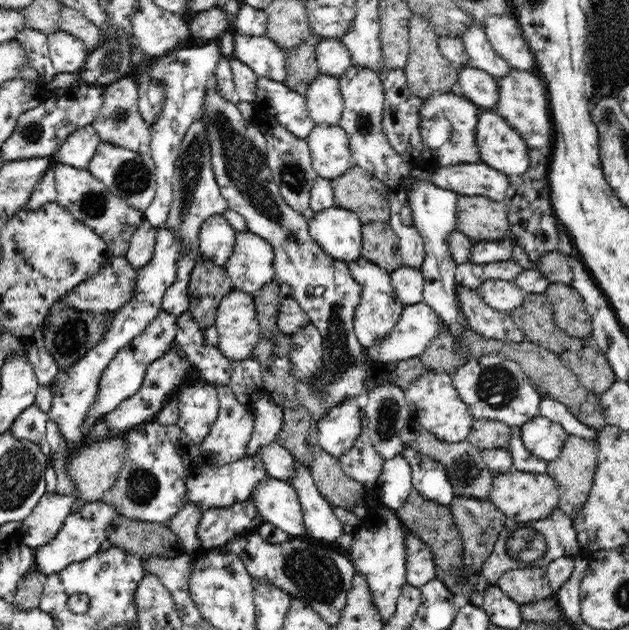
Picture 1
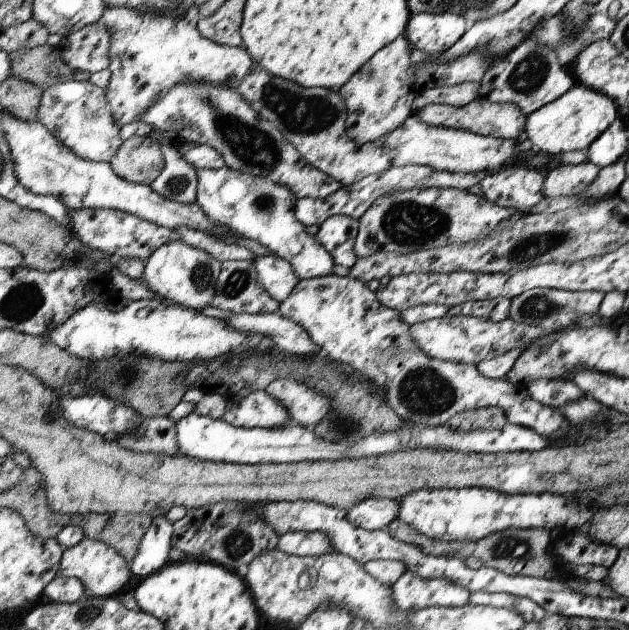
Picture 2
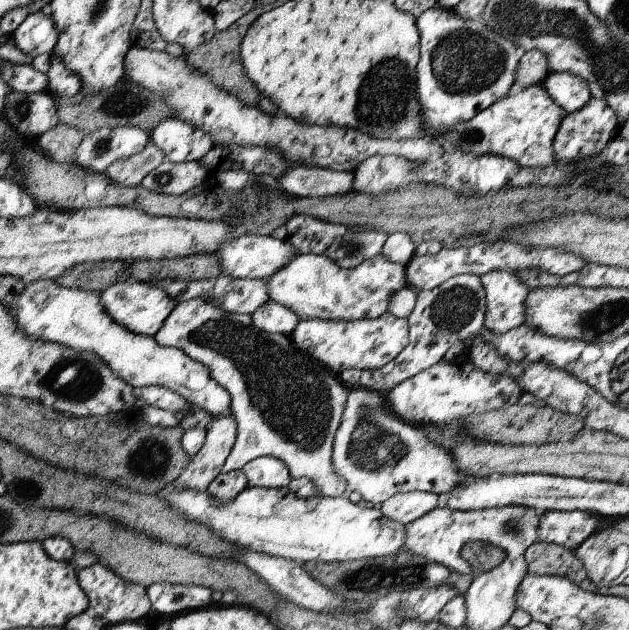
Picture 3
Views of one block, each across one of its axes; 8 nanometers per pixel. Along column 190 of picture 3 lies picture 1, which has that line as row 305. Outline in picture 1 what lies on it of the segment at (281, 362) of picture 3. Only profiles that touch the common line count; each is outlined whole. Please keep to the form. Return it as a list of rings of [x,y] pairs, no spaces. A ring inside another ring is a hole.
[[[215,74],[210,76],[210,80],[206,84],[206,95],[204,96],[200,119],[206,125],[211,148],[211,163],[221,195],[226,199],[230,209],[244,217],[248,231],[261,236],[266,242],[270,243],[274,251],[273,267],[276,280],[292,287],[301,309],[309,316],[310,322],[318,329],[318,332],[322,334],[323,368],[312,383],[297,382],[296,404],[298,408],[308,409],[311,412],[311,417],[317,422],[326,418],[328,411],[344,400],[350,400],[350,398],[364,400],[368,394],[364,382],[368,367],[373,362],[367,355],[364,346],[356,338],[353,327],[354,310],[360,302],[362,285],[354,280],[346,261],[332,258],[314,241],[308,230],[309,220],[286,204],[279,188],[272,179],[272,171],[267,160],[267,140],[264,139],[264,134],[255,126],[255,123],[249,124],[242,117],[236,104],[221,98],[215,87]]]

